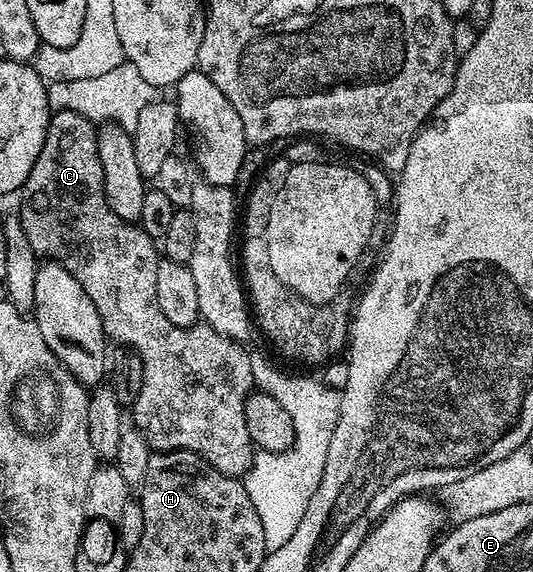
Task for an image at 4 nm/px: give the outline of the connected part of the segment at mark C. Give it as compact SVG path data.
M55 110L51 113L50 123L44 136L44 144L40 148L40 156L36 156L36 164L32 164L32 172L22 186L20 197L22 197L22 207L16 210L16 217L22 221L24 233L28 235L34 253L38 255L39 259L58 262L72 276L76 276L76 284L80 284L80 288L84 288L84 292L88 292L88 300L92 300L92 304L96 304L96 312L100 312L100 320L107 339L111 343L118 342L114 344L119 347L134 350L140 356L144 364L144 384L140 384L140 396L136 396L132 407L133 425L144 436L144 440L148 440L151 451L187 450L208 460L208 464L212 464L212 468L216 468L221 474L227 474L233 478L246 475L250 471L250 465L256 453L256 448L248 436L248 424L244 424L246 397L255 389L250 354L248 350L245 350L247 347L241 342L234 342L228 336L216 332L216 328L205 324L192 326L172 324L172 320L168 320L164 316L164 312L160 312L160 304L156 300L156 268L160 261L159 247L156 245L155 239L150 238L138 224L126 222L120 216L116 216L116 212L112 212L104 192L104 172L100 168L100 156L98 155L98 131L91 119L84 117L80 112L71 110Z

